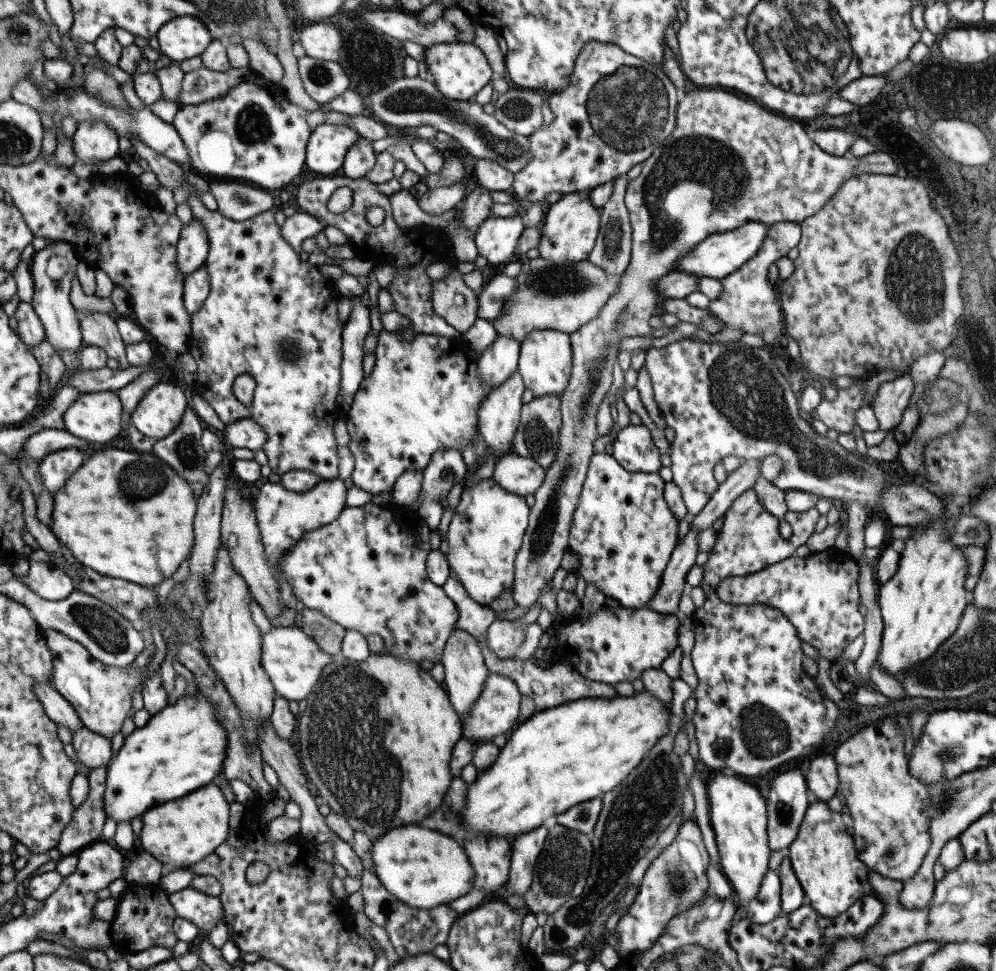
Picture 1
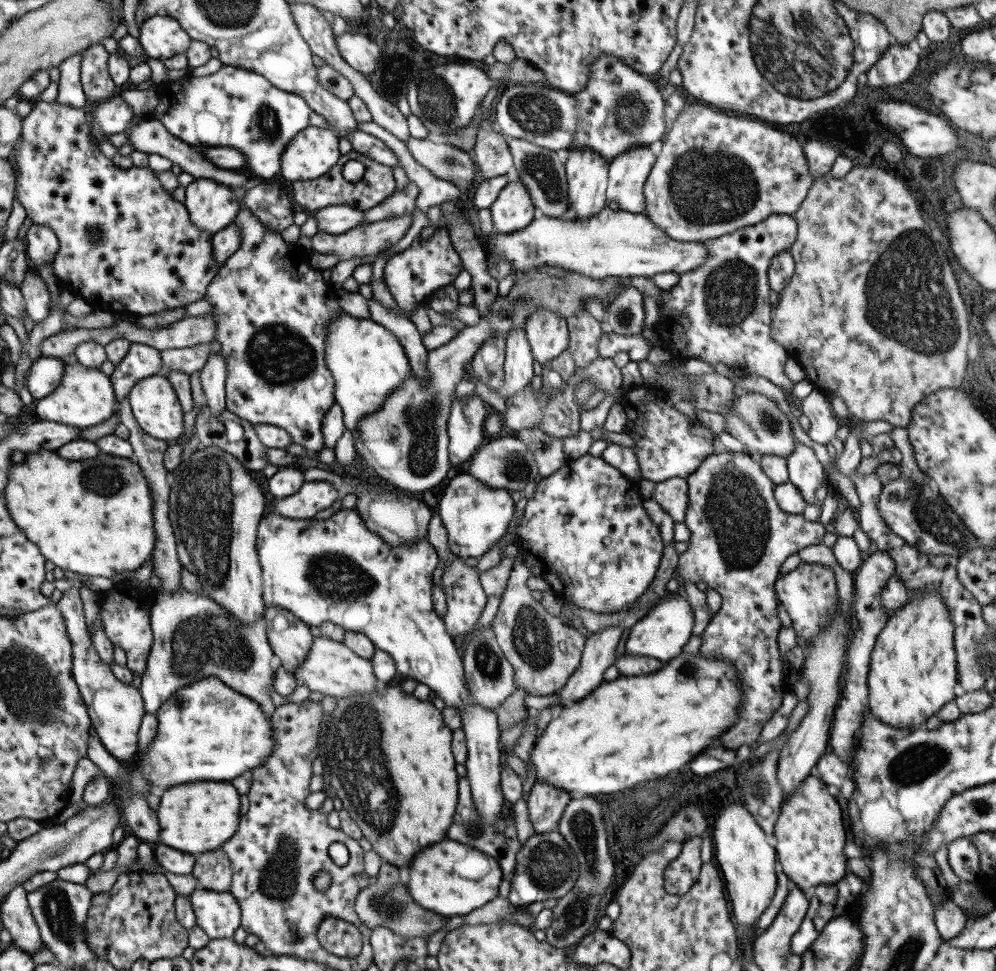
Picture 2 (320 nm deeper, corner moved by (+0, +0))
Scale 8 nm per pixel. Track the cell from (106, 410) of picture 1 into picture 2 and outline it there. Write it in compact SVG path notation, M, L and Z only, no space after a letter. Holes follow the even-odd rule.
M77 361L73 364L65 363L62 368L60 384L58 384L45 398L41 398L35 404L35 415L40 421L55 422L65 426L73 426L79 430L104 422L111 418L116 408L114 401L112 382L109 377L98 368L89 368L80 365Z

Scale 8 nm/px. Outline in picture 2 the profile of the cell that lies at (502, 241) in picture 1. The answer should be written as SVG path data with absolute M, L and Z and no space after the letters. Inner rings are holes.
M511 171L511 177L492 202L491 212L493 233L509 234L527 226L537 214L531 202L528 190Z

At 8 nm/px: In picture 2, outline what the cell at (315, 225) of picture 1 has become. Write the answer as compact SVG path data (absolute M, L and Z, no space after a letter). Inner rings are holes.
M347 205L327 206L310 213L317 221L317 231L341 234L362 222L363 211Z

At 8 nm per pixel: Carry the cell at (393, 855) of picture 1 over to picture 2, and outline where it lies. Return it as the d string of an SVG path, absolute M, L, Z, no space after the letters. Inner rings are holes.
M443 840L429 850L421 850L407 866L409 880L406 892L411 900L424 910L429 910L443 918L467 915L471 911L487 905L497 897L502 872L494 858L484 852L473 850L466 844Z

